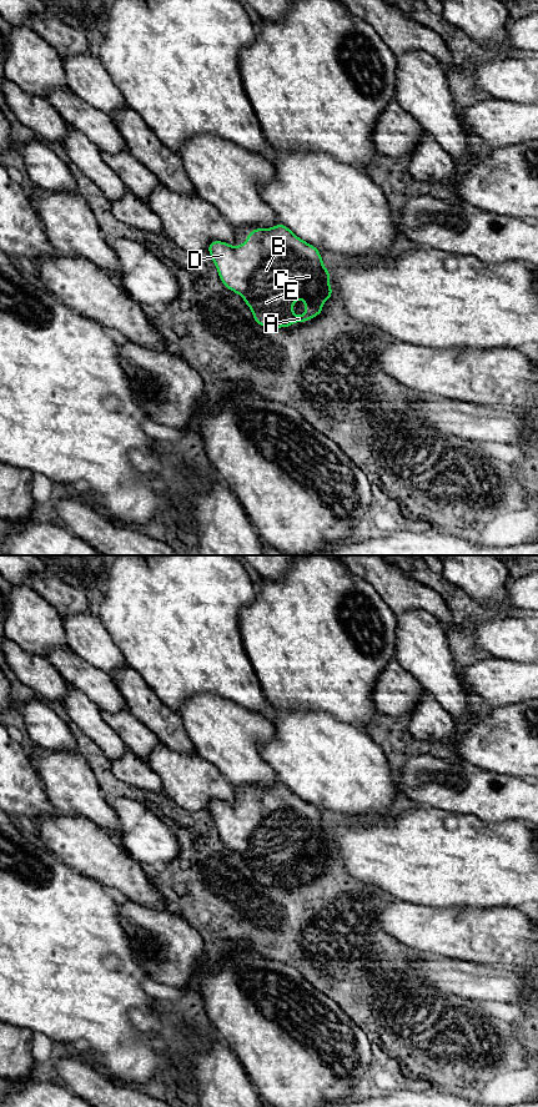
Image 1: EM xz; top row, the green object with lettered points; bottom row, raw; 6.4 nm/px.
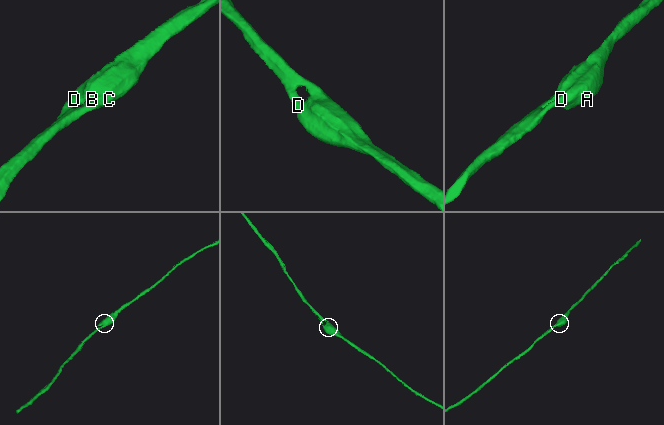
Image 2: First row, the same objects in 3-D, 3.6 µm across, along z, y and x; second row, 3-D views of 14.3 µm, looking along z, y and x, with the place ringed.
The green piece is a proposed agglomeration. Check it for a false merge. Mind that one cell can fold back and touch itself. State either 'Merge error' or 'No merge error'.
No merge error

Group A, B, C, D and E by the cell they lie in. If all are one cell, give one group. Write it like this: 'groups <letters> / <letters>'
groups A B C D E

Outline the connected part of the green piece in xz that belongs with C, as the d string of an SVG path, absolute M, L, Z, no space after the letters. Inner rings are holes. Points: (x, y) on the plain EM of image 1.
M282 783L271 788L255 788L247 800L238 806L212 800L208 811L221 841L238 852L252 870L257 884L267 887L286 887L297 881L307 881L322 872L326 859L332 856L330 830L323 825L318 807L297 796ZM302 857L306 872L293 874L293 862Z

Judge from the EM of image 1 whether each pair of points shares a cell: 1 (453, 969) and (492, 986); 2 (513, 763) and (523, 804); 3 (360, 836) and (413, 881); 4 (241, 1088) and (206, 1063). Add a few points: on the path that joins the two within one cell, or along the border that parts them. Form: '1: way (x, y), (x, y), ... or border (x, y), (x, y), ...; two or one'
1: way (463, 979), (482, 982); one
2: border (488, 770), (521, 778); two
3: way (373, 850), (377, 854), (386, 854), (400, 868); one
4: way (232, 1088), (215, 1072); one

